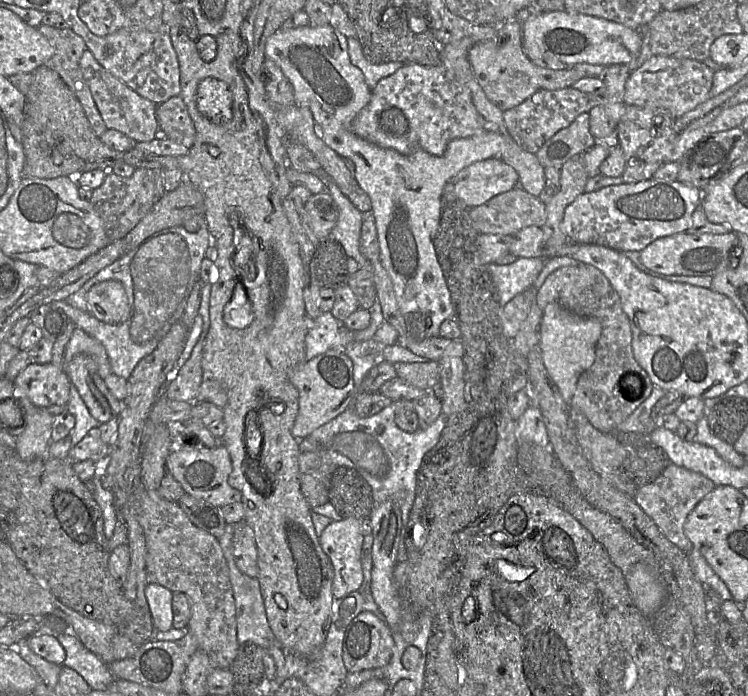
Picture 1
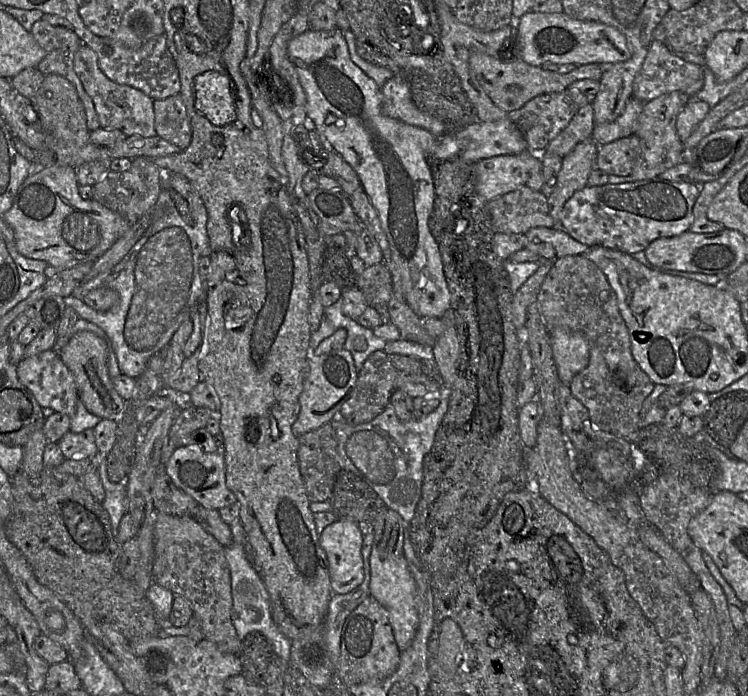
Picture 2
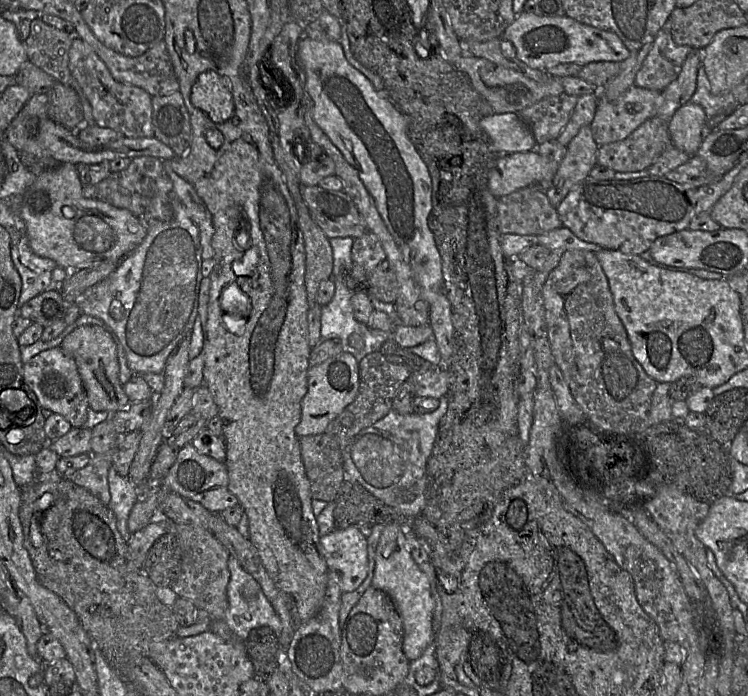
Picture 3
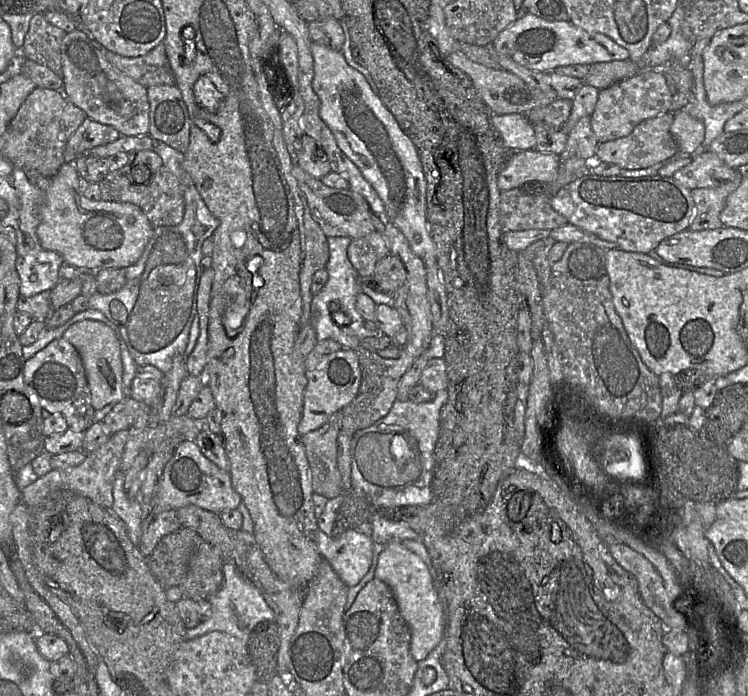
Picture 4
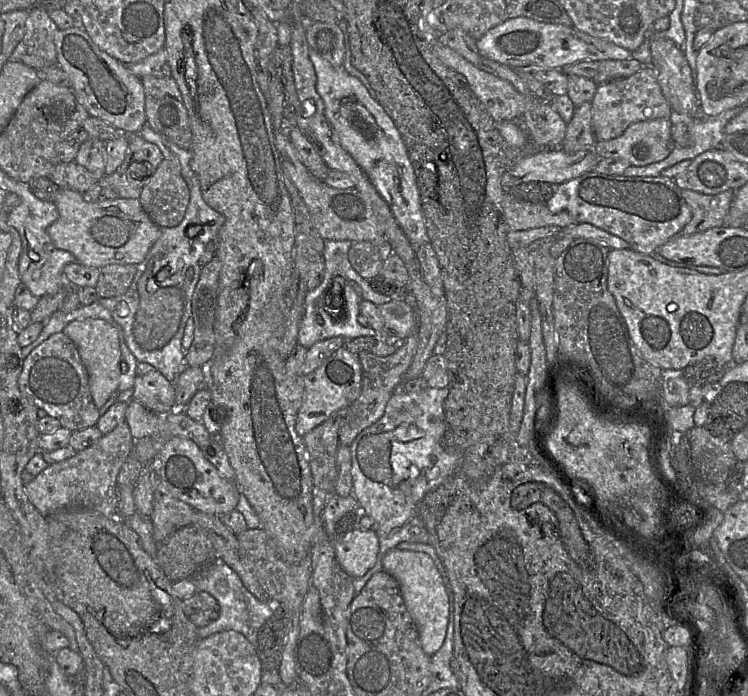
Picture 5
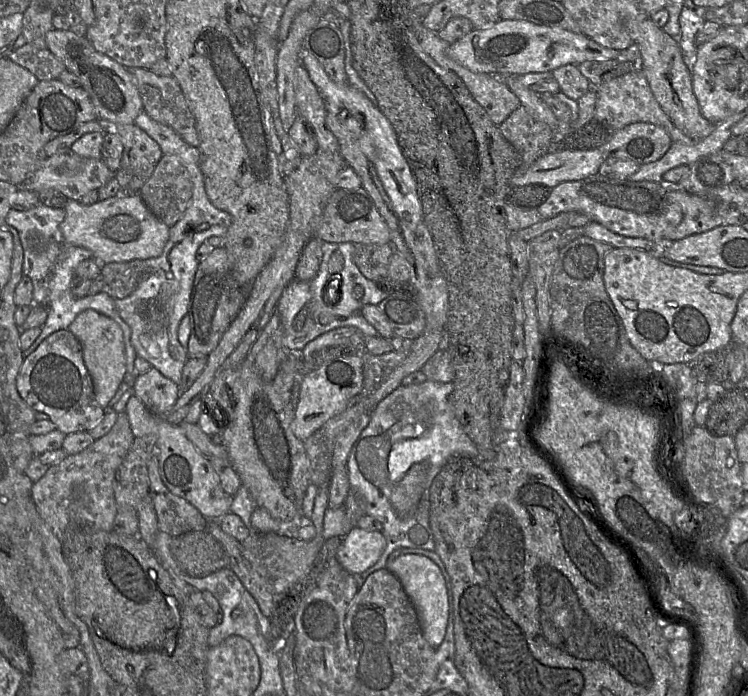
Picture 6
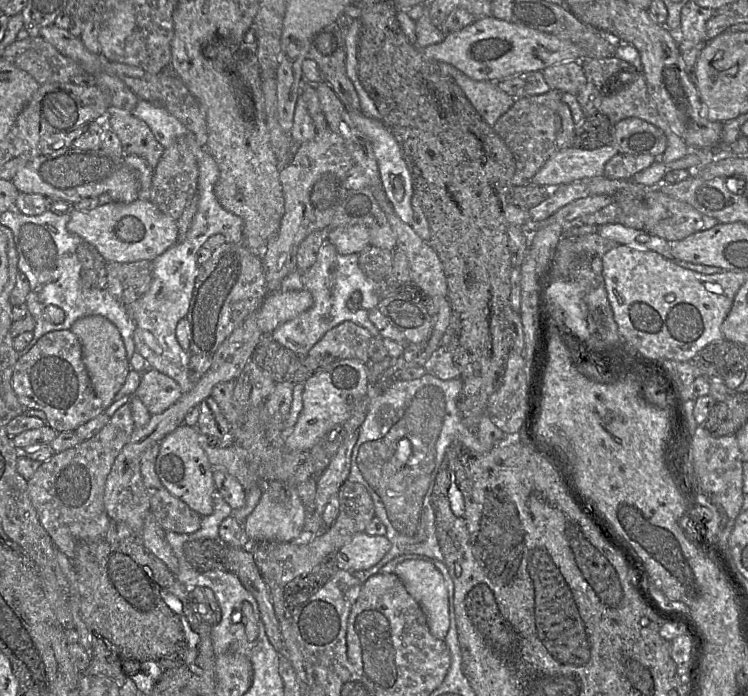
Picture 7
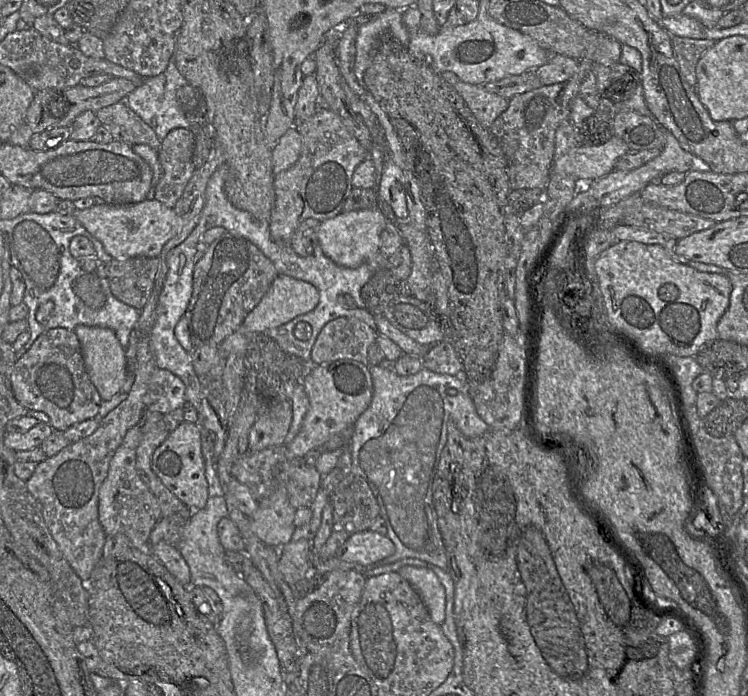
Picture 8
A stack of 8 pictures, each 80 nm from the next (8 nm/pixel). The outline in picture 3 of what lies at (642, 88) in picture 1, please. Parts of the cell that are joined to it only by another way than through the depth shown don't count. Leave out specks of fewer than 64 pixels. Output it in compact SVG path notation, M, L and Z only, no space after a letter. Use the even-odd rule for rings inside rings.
M661 29L636 75L636 86L649 90L663 91L670 83L676 80L680 73L680 67L677 67L665 57L667 43L667 34Z

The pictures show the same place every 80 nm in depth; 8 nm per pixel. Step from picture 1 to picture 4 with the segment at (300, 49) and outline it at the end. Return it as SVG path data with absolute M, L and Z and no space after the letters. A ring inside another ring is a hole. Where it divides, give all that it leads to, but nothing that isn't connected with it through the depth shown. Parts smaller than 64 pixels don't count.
M313 42L310 49L314 62L312 87L320 99L320 116L322 120L334 134L340 149L357 165L365 179L377 192L385 205L390 221L406 237L412 251L423 260L425 266L436 265L435 244L427 221L427 182L415 145L403 132L378 94L373 92L365 76L348 65L342 51L336 51ZM525 114L492 115L491 124L505 145L513 151L534 149L536 137L533 125Z

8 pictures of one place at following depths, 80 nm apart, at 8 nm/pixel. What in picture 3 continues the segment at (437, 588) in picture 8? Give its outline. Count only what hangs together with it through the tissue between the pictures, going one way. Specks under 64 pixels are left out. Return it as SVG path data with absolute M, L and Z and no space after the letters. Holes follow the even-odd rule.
M397 524L384 525L376 549L372 586L382 590L393 600L403 622L403 652L412 661L418 659L434 640L432 618L435 600L426 574L415 563L406 547L405 531L405 527Z

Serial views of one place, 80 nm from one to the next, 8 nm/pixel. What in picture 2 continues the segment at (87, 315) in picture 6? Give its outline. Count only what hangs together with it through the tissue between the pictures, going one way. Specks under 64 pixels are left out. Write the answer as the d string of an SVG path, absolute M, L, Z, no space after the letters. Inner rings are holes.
M80 331L69 339L59 355L73 375L79 399L87 410L101 419L118 419L127 402L116 392L109 376L107 342L93 332Z

